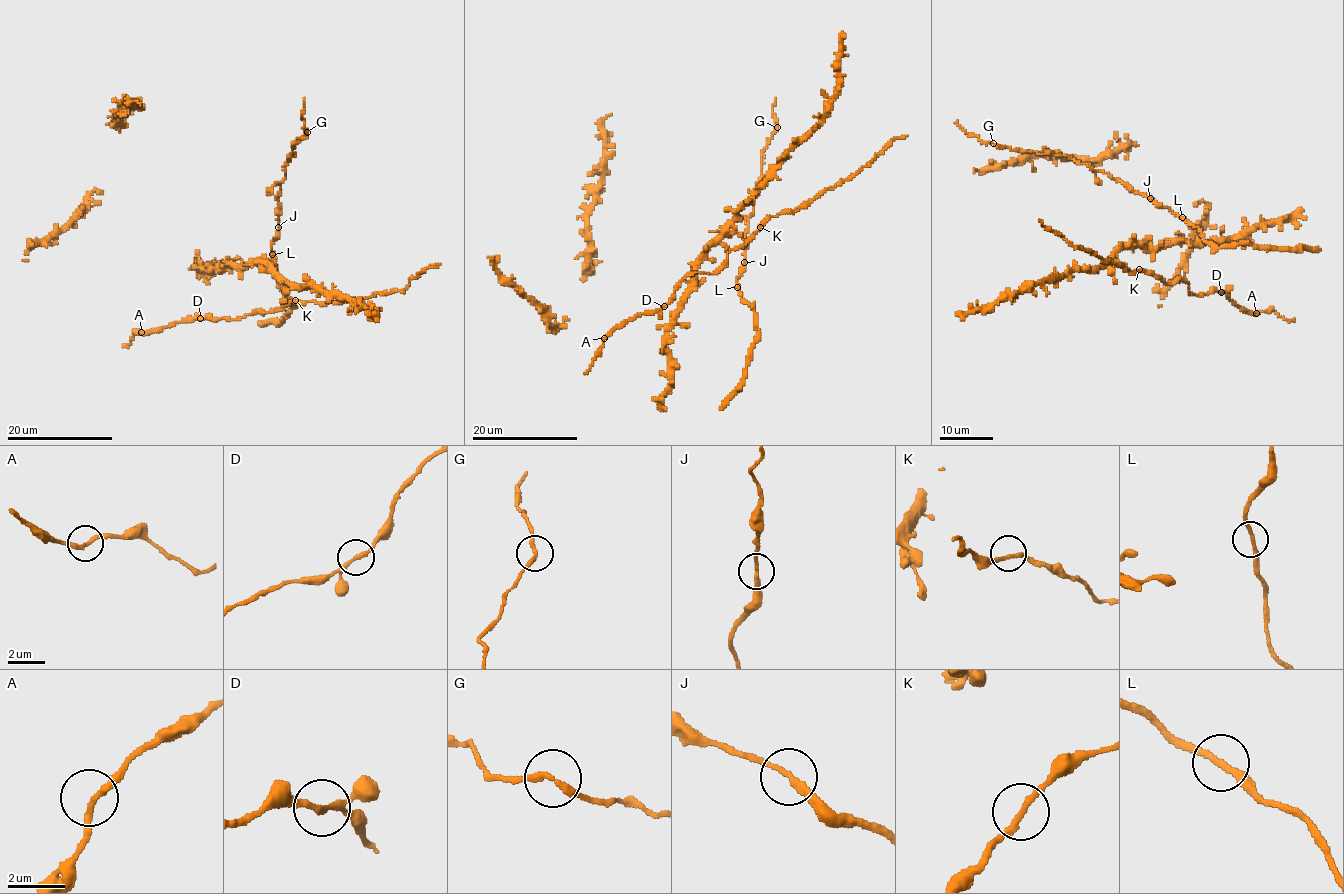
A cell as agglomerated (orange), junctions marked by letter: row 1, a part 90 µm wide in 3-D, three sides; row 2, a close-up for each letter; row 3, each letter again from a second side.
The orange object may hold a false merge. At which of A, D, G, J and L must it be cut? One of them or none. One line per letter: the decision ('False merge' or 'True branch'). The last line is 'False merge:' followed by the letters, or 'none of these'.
A: True branch
D: True branch
G: True branch
J: True branch
L: True branch
False merge: none of these

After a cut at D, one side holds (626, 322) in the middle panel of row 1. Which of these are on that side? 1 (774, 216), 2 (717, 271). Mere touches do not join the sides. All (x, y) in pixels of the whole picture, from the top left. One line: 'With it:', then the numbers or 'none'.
With it: none

